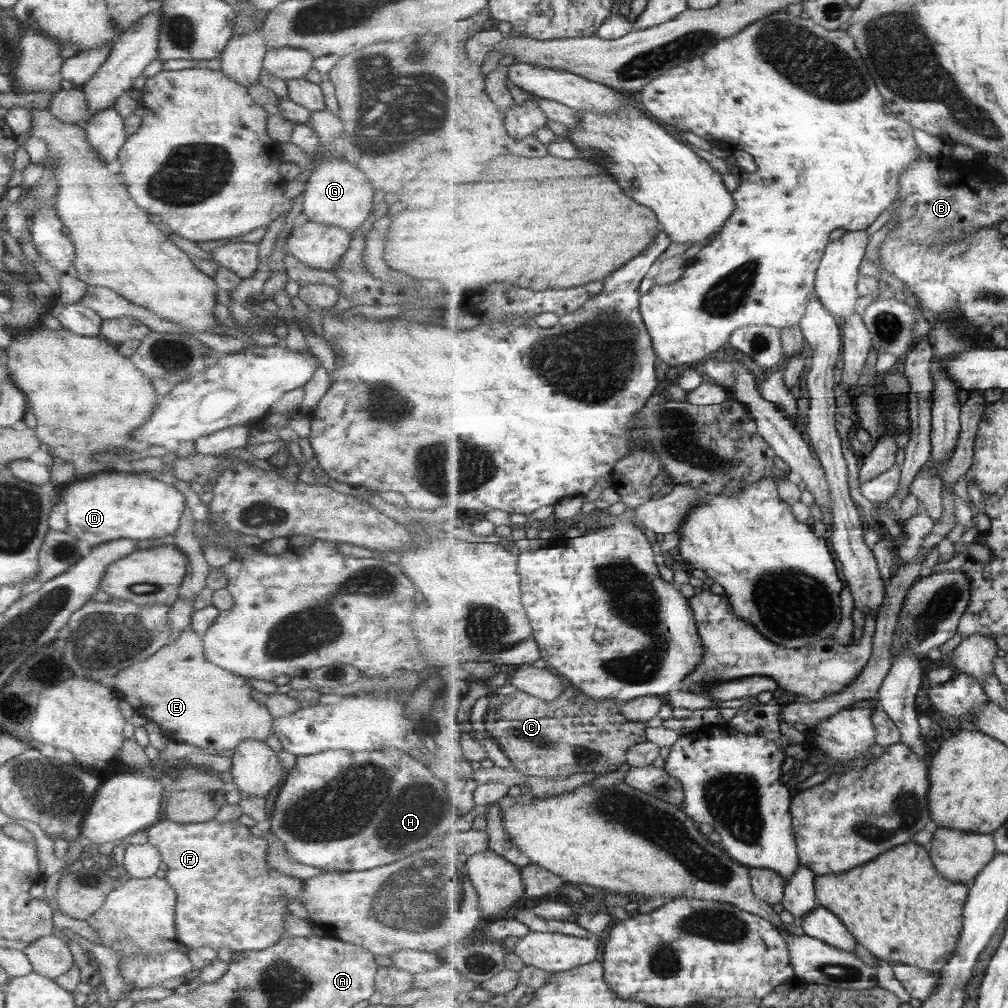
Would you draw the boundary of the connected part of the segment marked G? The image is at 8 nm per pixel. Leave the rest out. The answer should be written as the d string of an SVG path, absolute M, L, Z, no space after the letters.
M336 157L312 168L301 193L300 216L304 220L339 228L351 235L369 218L375 191L371 190L371 184L356 166L347 164L342 157Z

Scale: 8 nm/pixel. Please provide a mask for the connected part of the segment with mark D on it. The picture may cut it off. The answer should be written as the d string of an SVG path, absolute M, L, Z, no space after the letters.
M119 474L99 475L80 478L63 486L60 490L61 502L65 506L65 520L68 533L74 539L87 543L90 547L103 544L111 540L127 538L129 540L149 540L160 538L169 541L177 530L180 516L184 510L184 496L170 486L168 480L153 479L151 476L119 476Z

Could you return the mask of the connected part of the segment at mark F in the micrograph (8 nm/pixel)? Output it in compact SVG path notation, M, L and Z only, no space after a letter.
M209 819L197 824L176 824L157 820L146 830L147 843L158 850L165 882L174 890L174 927L176 938L187 948L207 946L213 950L227 948L232 953L263 950L273 946L283 935L286 917L285 901L300 900L303 881L268 867L267 842L249 834L237 820L217 823Z

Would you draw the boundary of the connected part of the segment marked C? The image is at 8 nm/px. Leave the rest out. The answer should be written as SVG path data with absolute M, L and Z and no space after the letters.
M569 684L565 693L553 702L546 702L523 691L515 691L500 697L502 703L495 710L479 712L485 732L496 740L501 751L509 757L514 768L525 776L541 778L569 778L577 772L593 772L597 775L617 772L627 763L631 746L648 739L648 726L643 722L629 721L619 712L617 700L591 700L587 694Z

